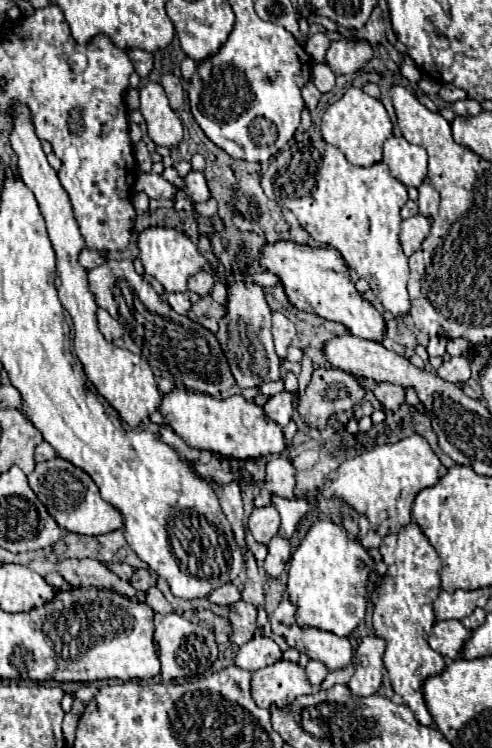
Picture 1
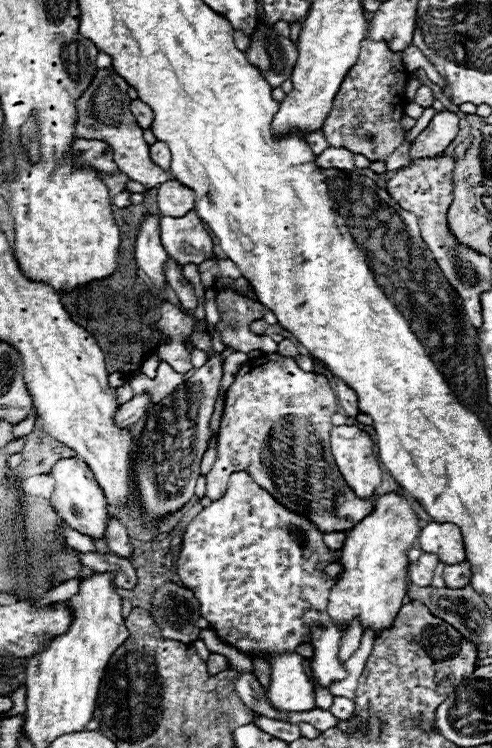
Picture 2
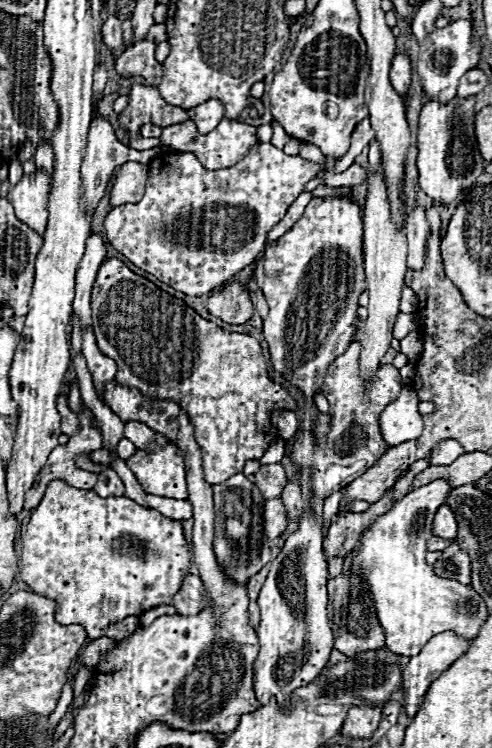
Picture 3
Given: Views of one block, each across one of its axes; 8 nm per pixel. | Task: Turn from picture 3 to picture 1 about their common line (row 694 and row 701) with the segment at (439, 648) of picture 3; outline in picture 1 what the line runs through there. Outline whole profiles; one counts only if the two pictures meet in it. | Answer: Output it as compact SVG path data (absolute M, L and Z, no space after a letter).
M410 522L396 534L384 536L380 544L380 556L388 570L382 578L382 584L378 586L378 602L374 604L372 624L376 636L386 642L382 656L384 668L388 670L394 692L402 696L404 704L416 714L416 720L424 726L432 726L432 716L422 696L422 682L446 668L446 660L434 652L426 640L428 628L432 628L436 622L432 602L440 594L438 574L442 562L416 522Z

